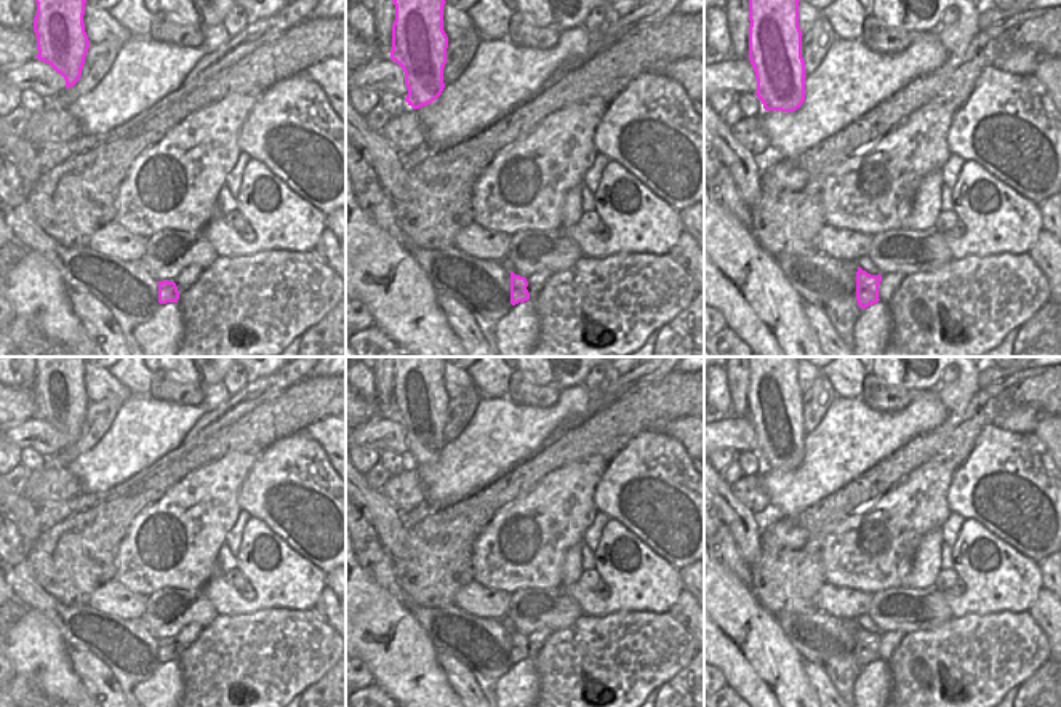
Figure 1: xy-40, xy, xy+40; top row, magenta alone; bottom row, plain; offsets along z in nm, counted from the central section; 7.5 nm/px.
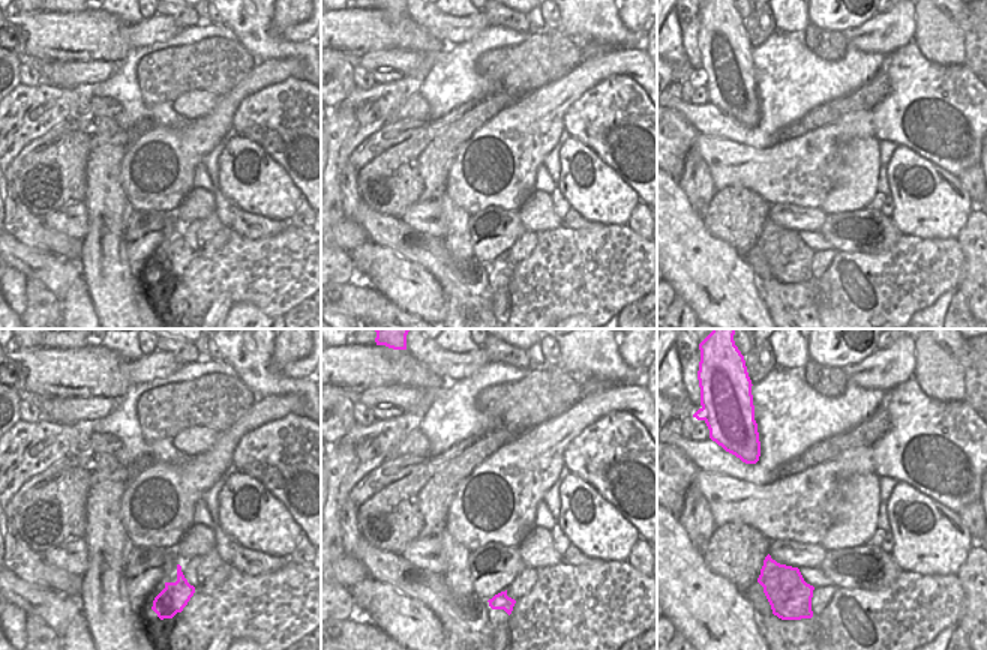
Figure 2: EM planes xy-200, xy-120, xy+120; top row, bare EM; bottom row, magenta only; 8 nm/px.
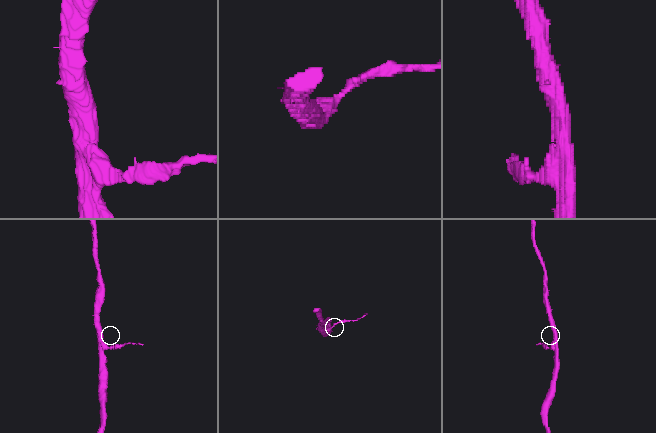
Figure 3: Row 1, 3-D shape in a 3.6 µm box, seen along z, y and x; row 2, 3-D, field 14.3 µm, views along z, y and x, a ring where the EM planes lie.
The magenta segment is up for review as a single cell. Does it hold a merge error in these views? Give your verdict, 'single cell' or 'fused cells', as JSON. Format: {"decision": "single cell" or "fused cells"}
{"decision": "fused cells"}

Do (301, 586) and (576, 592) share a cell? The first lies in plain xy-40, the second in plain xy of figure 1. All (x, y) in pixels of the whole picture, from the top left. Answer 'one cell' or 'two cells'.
one cell

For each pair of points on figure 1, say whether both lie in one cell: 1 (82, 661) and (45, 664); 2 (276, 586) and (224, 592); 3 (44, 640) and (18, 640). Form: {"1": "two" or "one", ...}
{"1": "two", "2": "one", "3": "one"}

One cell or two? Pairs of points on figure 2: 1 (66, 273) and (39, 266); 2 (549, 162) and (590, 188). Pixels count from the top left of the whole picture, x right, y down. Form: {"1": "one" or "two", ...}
{"1": "one", "2": "two"}

